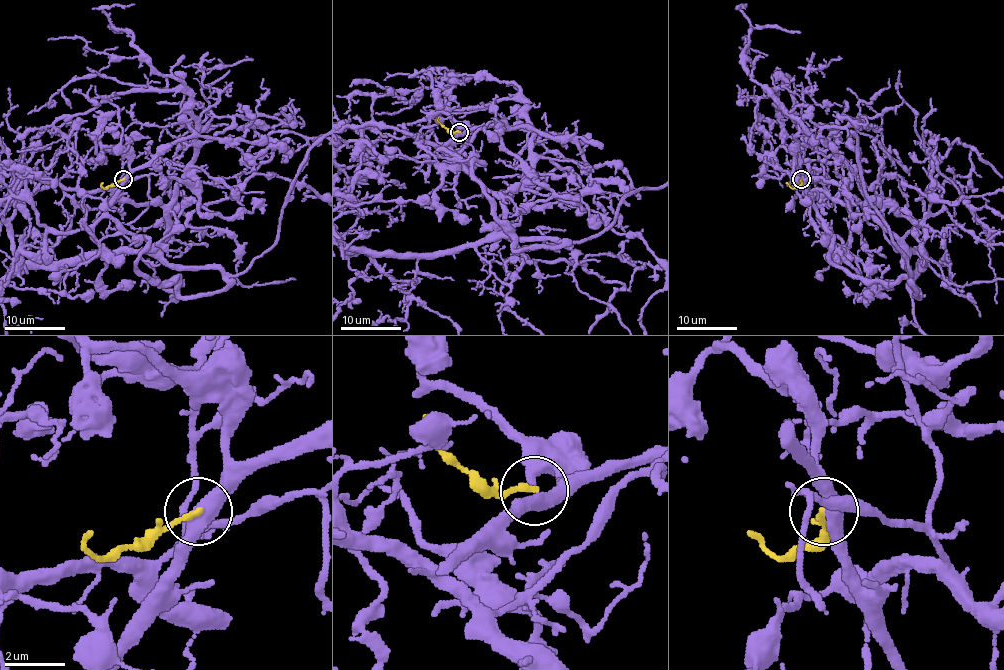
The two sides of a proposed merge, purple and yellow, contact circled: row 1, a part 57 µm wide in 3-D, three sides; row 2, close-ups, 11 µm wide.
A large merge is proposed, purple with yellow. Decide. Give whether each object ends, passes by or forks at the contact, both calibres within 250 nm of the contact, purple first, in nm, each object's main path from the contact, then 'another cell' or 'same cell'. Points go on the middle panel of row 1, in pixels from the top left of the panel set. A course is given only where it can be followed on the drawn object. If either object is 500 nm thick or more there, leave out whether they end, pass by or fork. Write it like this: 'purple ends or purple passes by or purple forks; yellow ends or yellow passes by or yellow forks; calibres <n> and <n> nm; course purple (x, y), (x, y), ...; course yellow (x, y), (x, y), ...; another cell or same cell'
purple passes by; yellow ends; calibres 480 and 200 nm; course yellow (459, 132), (450, 132), (440, 123), (438, 117); another cell

